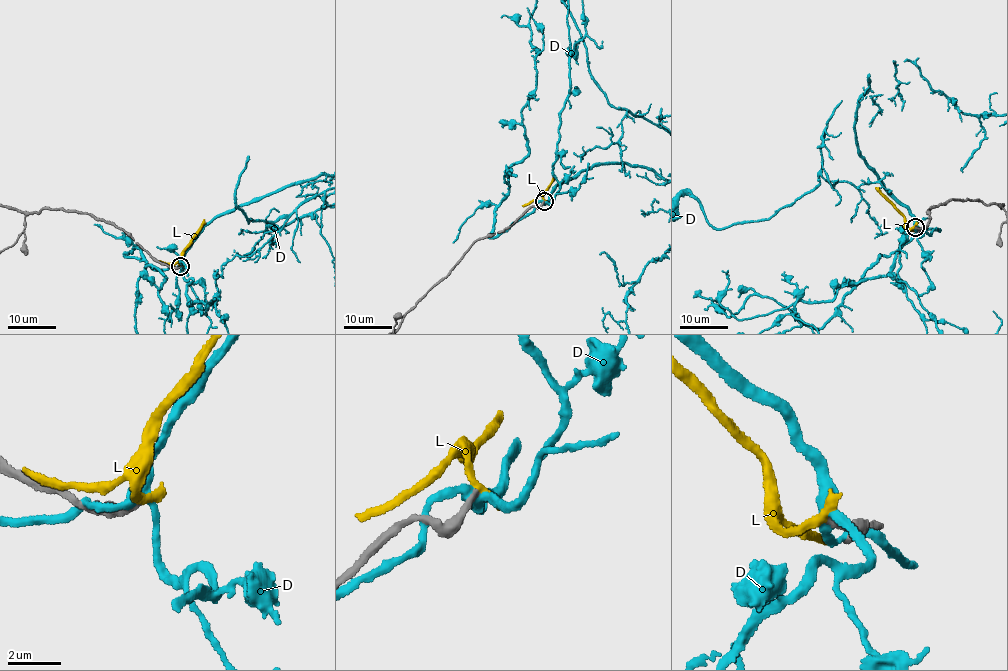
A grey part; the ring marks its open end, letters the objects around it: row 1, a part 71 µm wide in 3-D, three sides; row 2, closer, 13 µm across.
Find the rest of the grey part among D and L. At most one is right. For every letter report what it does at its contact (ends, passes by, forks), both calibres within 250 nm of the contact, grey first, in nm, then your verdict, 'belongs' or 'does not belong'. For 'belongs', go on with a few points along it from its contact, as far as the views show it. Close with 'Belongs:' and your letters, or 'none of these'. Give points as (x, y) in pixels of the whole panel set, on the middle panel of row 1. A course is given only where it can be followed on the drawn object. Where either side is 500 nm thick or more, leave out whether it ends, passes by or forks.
D: it forks; calibres 280 and 360 nm; does not belong
L: it ends; calibres 240 and 400 nm; does not belong
Belongs: none of these

